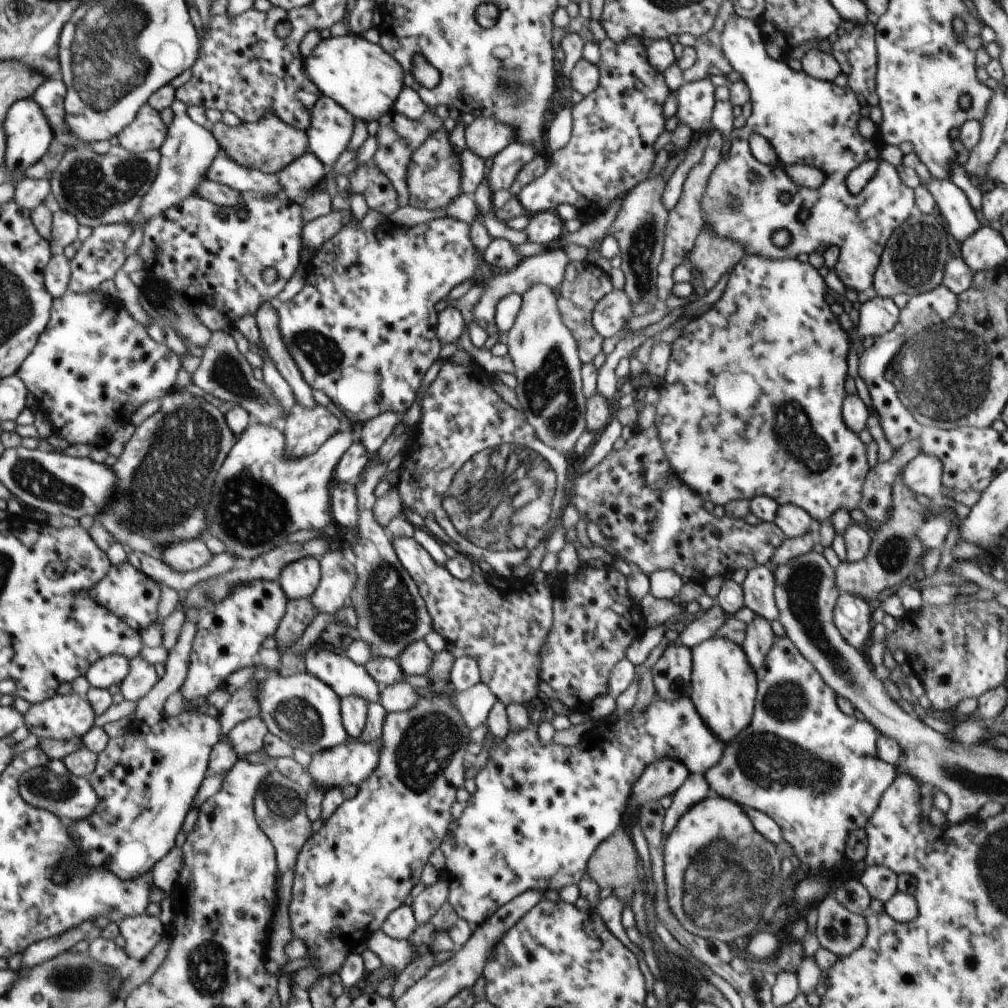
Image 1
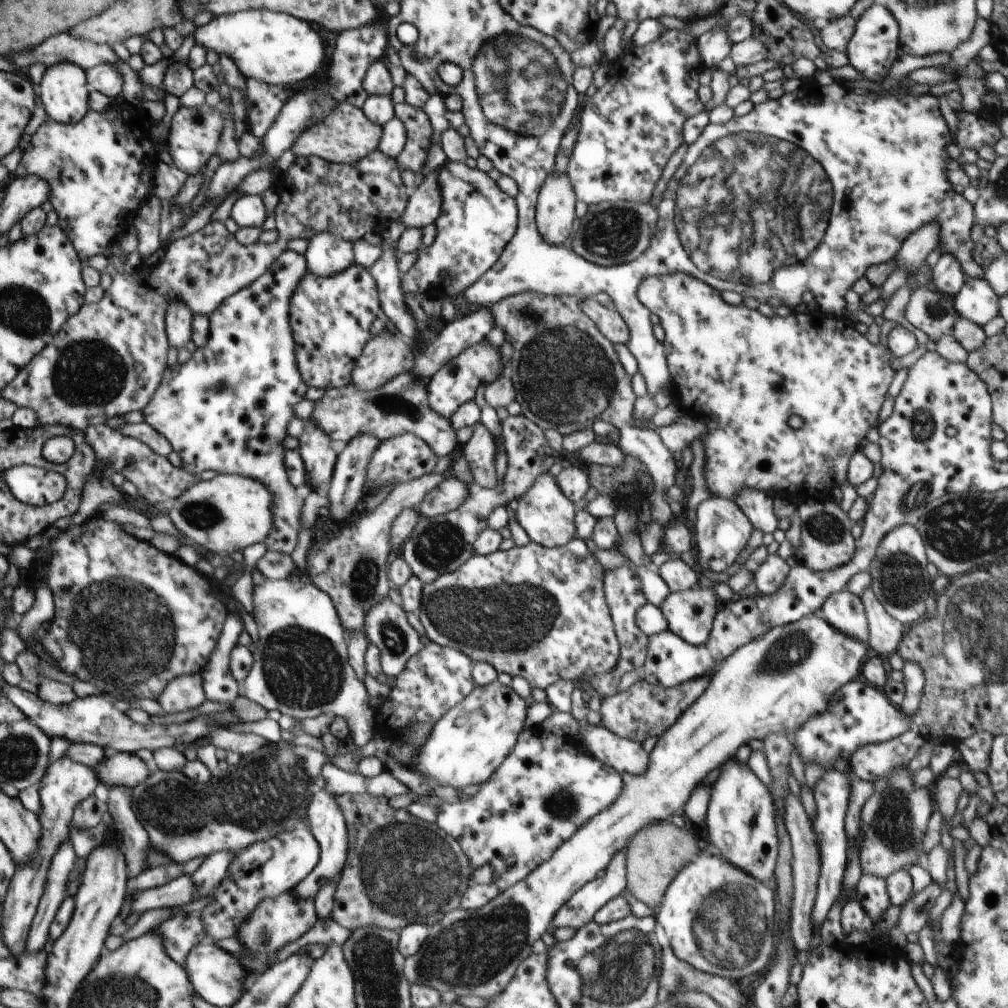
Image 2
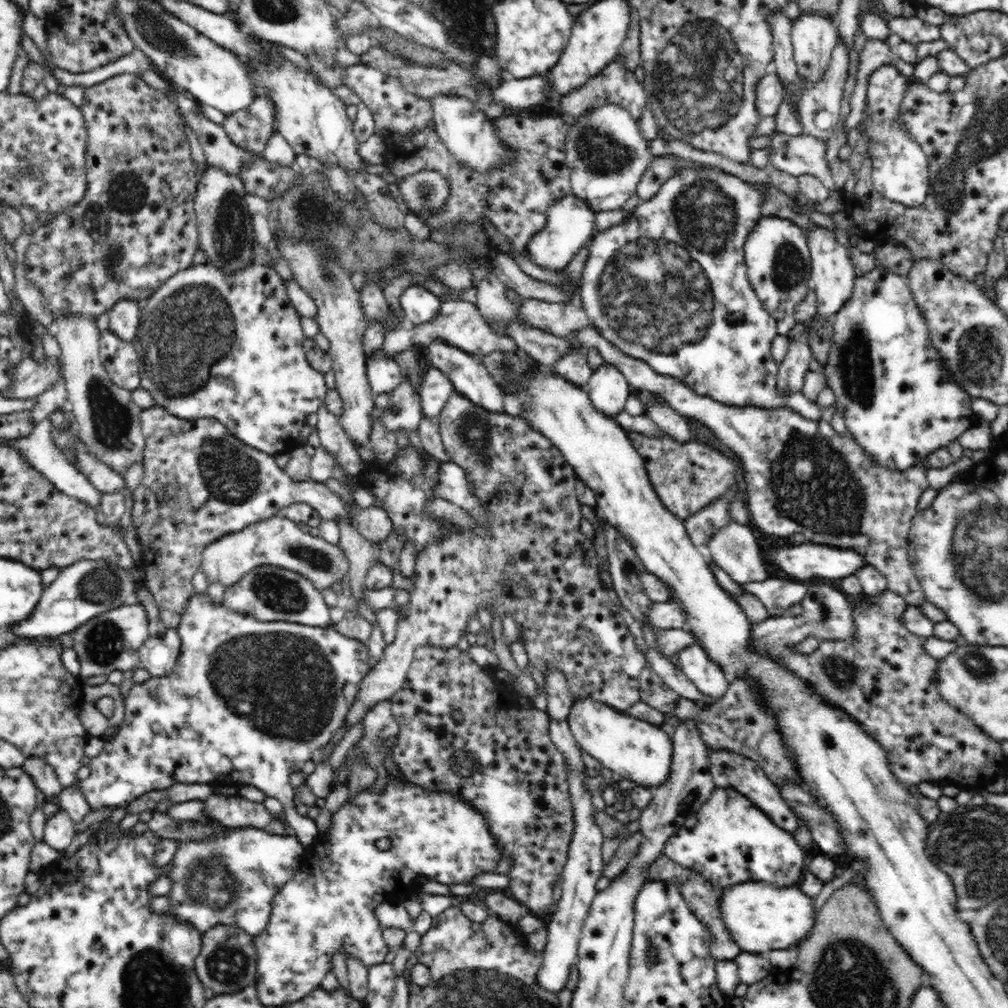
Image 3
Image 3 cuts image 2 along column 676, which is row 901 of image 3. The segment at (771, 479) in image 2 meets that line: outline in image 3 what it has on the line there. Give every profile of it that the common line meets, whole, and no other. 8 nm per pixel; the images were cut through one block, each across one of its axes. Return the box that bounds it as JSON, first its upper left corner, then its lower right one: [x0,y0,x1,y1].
[254,777,502,1006]

